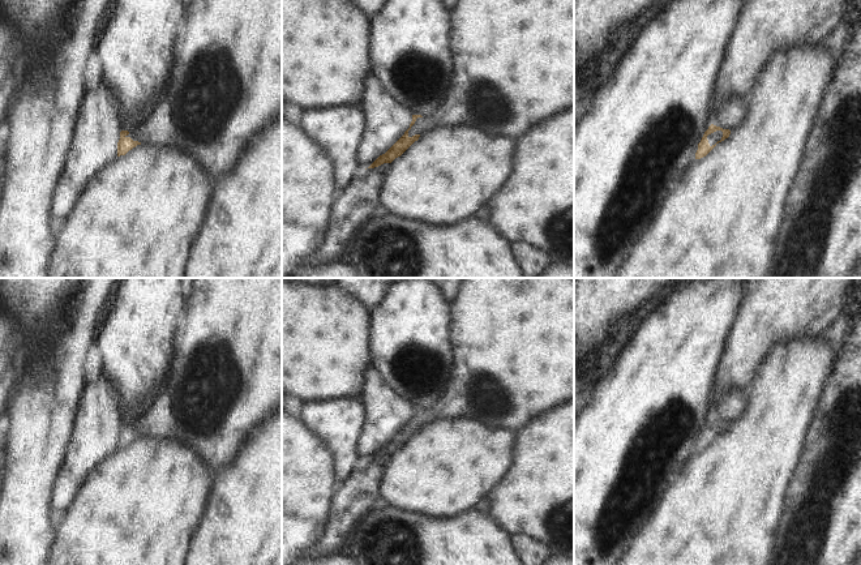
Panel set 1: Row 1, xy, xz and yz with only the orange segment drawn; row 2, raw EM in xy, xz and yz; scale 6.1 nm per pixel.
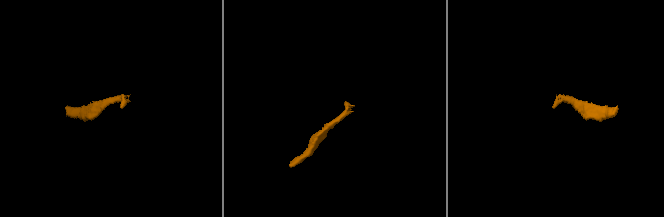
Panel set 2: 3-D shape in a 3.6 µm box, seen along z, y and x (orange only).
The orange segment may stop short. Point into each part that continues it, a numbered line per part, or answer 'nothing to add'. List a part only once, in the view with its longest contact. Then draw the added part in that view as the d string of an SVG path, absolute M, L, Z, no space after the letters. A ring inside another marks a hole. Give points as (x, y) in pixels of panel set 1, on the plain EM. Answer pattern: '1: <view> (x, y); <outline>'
1: yz (716, 428); M716 423L711 427L707 428L708 436L710 438L715 437L718 433L720 433L723 429L723 424L721 423Z

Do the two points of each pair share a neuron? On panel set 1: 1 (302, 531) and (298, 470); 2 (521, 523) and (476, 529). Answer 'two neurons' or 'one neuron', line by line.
1: one neuron
2: two neurons

